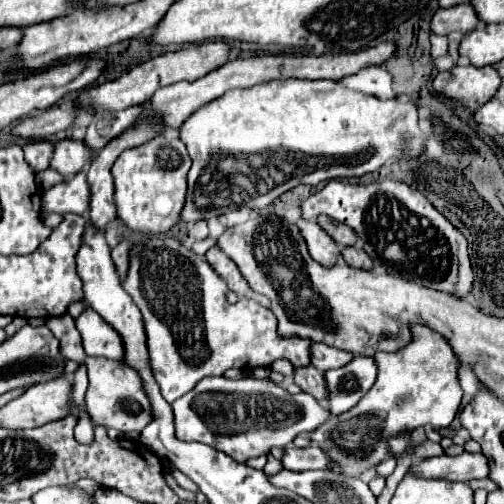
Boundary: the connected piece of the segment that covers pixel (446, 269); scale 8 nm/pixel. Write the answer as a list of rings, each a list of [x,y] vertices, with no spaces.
[[[329,181],[319,193],[301,205],[305,219],[325,213],[339,223],[349,225],[361,239],[363,249],[375,263],[387,267],[387,273],[399,273],[407,281],[423,287],[467,297],[473,291],[473,269],[467,251],[467,239],[455,229],[415,187],[397,181],[373,181],[369,185]]]

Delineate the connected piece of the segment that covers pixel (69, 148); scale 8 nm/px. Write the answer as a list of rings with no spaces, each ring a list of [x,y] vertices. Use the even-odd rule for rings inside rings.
[[[61,139],[55,143],[55,153],[49,167],[57,169],[63,177],[73,177],[73,173],[79,173],[85,165],[91,163],[93,155],[95,153],[89,153],[89,147],[83,141]]]

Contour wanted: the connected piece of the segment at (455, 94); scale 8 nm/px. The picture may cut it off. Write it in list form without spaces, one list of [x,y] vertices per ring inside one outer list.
[[[455,65],[449,71],[443,71],[435,77],[433,89],[439,95],[463,101],[471,111],[477,111],[481,105],[491,101],[501,85],[501,75],[493,65],[473,67],[473,65]]]

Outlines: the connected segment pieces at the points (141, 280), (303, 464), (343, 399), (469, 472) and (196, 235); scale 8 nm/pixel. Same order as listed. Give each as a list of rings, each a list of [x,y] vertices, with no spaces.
[[[151,237],[143,243],[133,243],[129,249],[129,271],[123,279],[123,289],[133,297],[143,315],[149,367],[153,369],[153,377],[161,389],[161,395],[169,403],[193,389],[199,379],[207,375],[223,375],[231,367],[245,371],[255,367],[271,367],[271,363],[277,359],[287,359],[293,363],[293,367],[311,365],[309,349],[313,341],[307,337],[279,337],[275,331],[277,319],[273,313],[251,299],[229,303],[225,297],[225,281],[213,273],[213,267],[203,257],[193,253],[175,237]]]
[[[287,447],[281,463],[289,471],[309,471],[309,469],[327,471],[333,467],[333,461],[329,461],[329,457],[325,457],[325,451],[321,451],[319,447],[305,447],[305,449]]]
[[[355,355],[351,363],[339,369],[331,369],[325,373],[329,387],[327,407],[333,415],[341,415],[353,409],[359,399],[373,387],[377,377],[377,363],[373,357]]]
[[[467,453],[449,457],[439,455],[427,461],[419,461],[411,469],[417,475],[427,479],[445,479],[445,481],[473,481],[473,479],[487,479],[489,477],[489,461],[483,453]]]
[[[197,221],[197,223],[193,223],[191,229],[189,229],[189,237],[191,237],[191,239],[205,239],[205,237],[209,237],[207,221]]]

